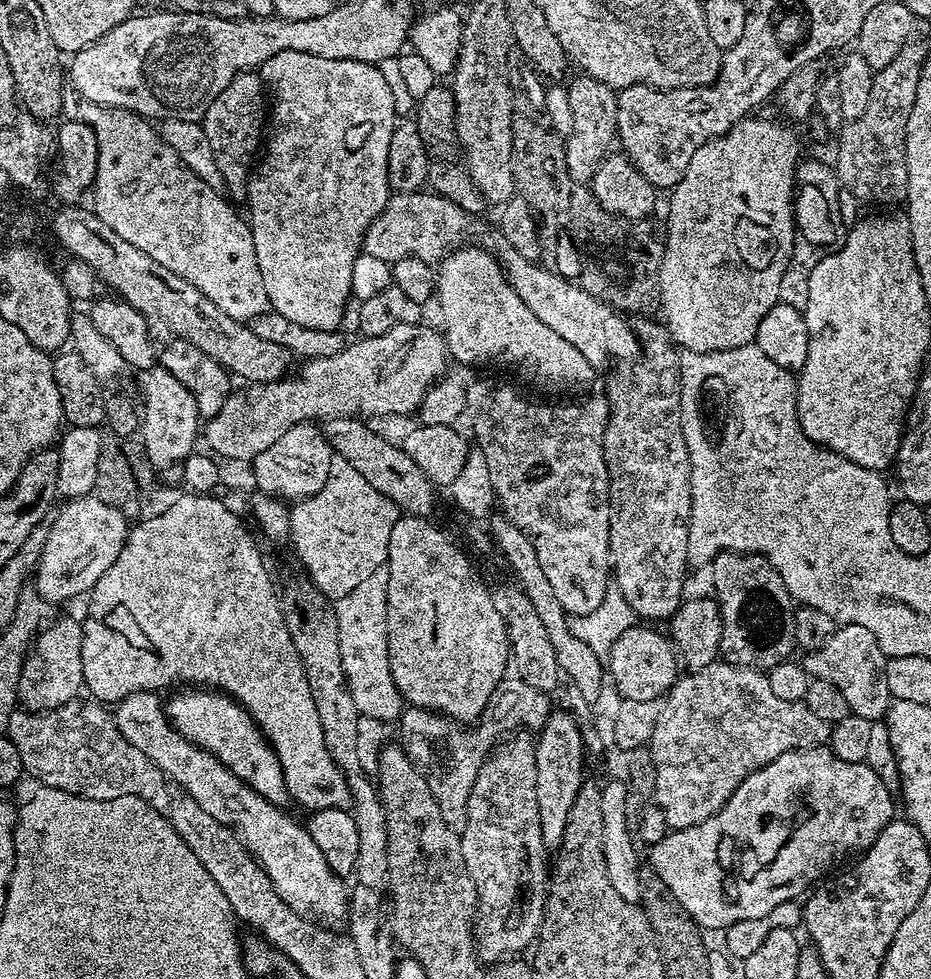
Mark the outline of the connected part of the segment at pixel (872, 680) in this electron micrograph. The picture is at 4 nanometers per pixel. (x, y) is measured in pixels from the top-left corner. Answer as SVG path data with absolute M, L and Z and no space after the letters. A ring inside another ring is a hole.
M840 624L836 631L818 648L813 648L803 657L802 663L814 680L834 682L848 703L849 713L871 721L883 721L890 707L890 695L882 675L882 653L874 634L866 626ZM880 660L880 662L879 662ZM879 662L879 666L876 663Z

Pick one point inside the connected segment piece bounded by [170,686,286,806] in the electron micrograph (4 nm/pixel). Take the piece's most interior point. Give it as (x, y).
(211, 719)

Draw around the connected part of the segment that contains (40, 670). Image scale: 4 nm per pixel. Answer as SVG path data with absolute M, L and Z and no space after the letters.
M79 619L56 620L33 639L20 671L18 700L25 709L43 712L77 699L84 688L82 674L82 638L84 630Z

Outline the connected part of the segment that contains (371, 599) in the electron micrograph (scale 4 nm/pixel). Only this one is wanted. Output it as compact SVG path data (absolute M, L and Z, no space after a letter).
M387 565L378 567L357 588L334 602L338 618L339 654L347 686L361 716L395 721L404 708L404 699L394 684L389 662L389 620L386 590L389 589Z

